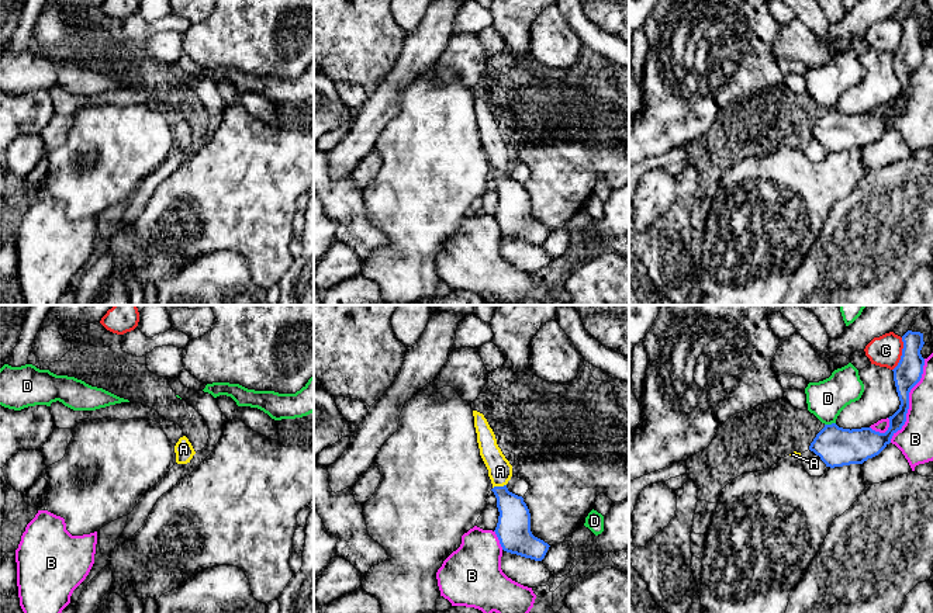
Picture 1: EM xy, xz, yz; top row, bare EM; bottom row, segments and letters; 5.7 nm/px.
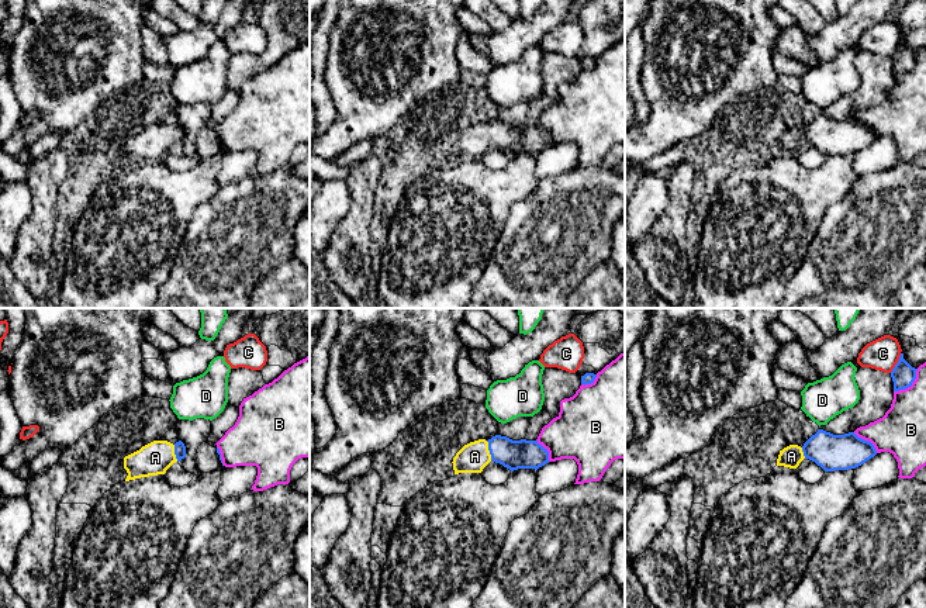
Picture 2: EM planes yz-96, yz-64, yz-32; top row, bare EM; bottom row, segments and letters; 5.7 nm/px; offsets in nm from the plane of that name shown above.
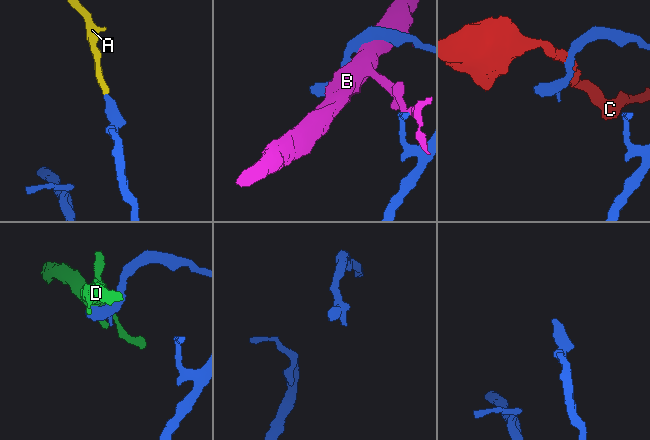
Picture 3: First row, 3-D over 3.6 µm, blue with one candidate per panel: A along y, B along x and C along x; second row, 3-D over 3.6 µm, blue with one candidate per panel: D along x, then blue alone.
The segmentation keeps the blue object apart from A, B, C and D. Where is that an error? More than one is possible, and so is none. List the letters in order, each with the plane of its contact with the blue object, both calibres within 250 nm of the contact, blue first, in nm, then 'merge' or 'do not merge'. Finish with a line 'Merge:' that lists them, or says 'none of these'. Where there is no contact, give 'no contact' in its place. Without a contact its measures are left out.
A: contact in xz; calibres 190 and 140 nm; merge
B: contact in yz; calibres 160 and 200 nm; do not merge
C: contact in yz; calibres 160 and 180 nm; do not merge
D: contact in yz; calibres 220 and 220 nm; do not merge
Merge: A

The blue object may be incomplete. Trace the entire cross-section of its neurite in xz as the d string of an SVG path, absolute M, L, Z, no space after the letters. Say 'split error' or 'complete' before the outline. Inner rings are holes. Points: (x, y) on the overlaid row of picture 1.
split error; M473 411L480 456L488 470L500 512L495 534L504 551L542 561L549 544L531 531L531 513L522 496L508 491L512 465L497 444L495 434L483 413Z

